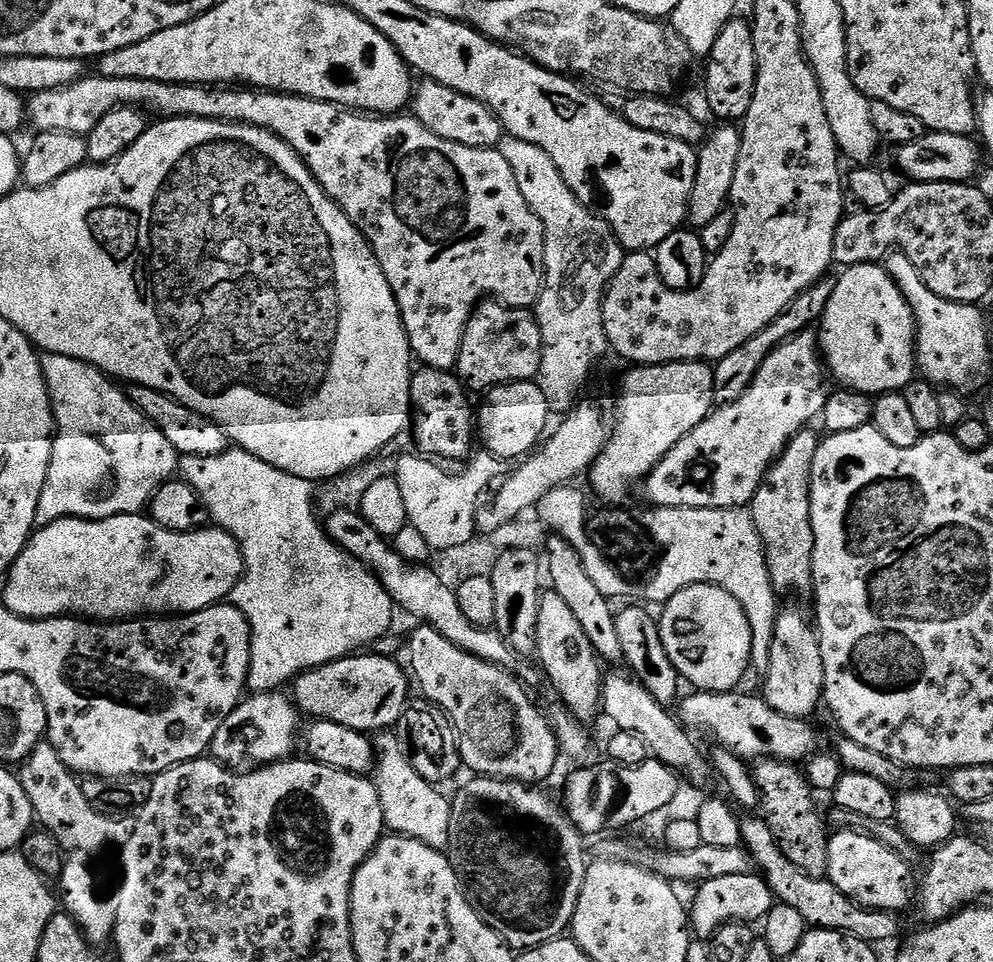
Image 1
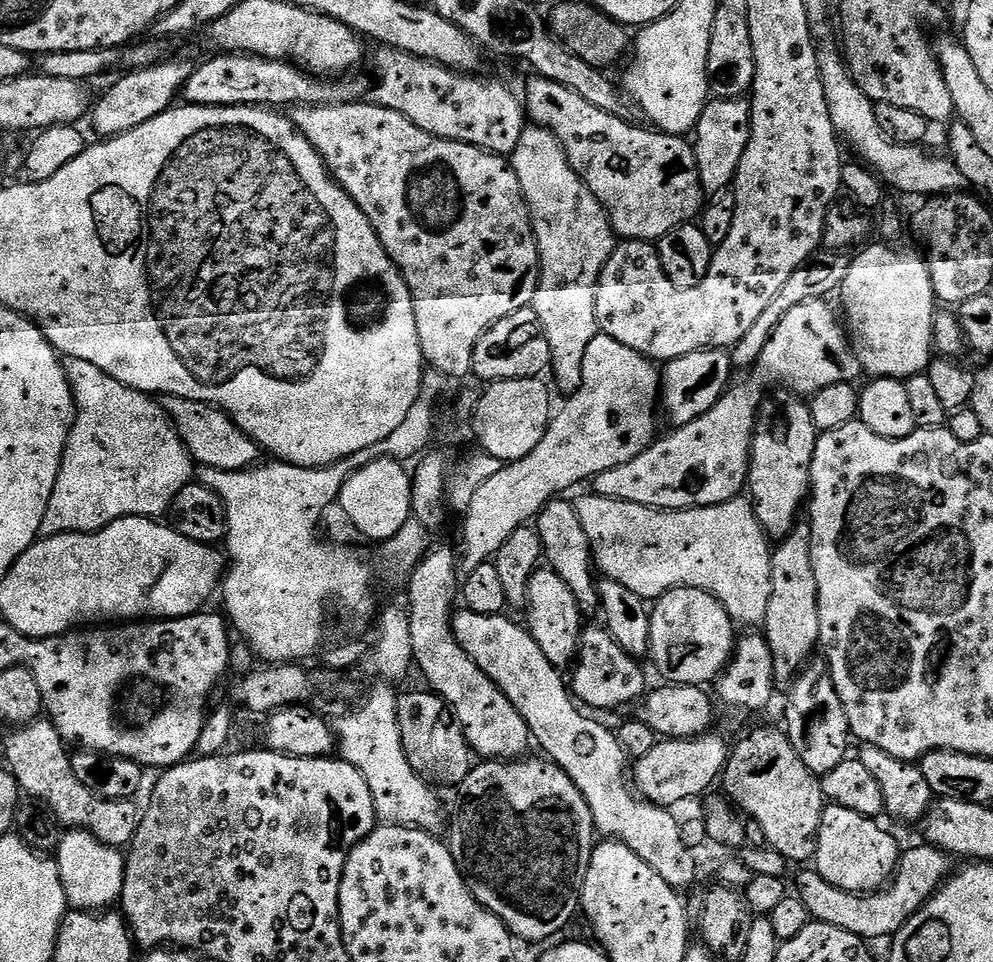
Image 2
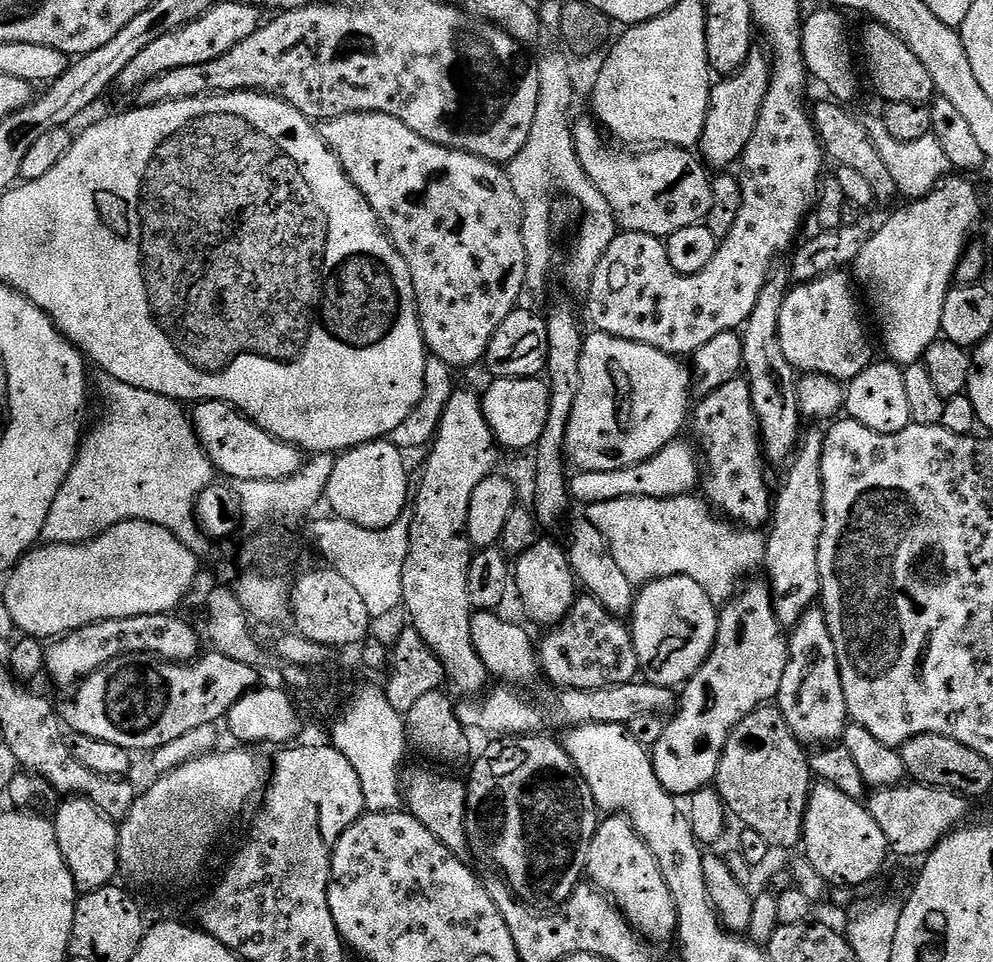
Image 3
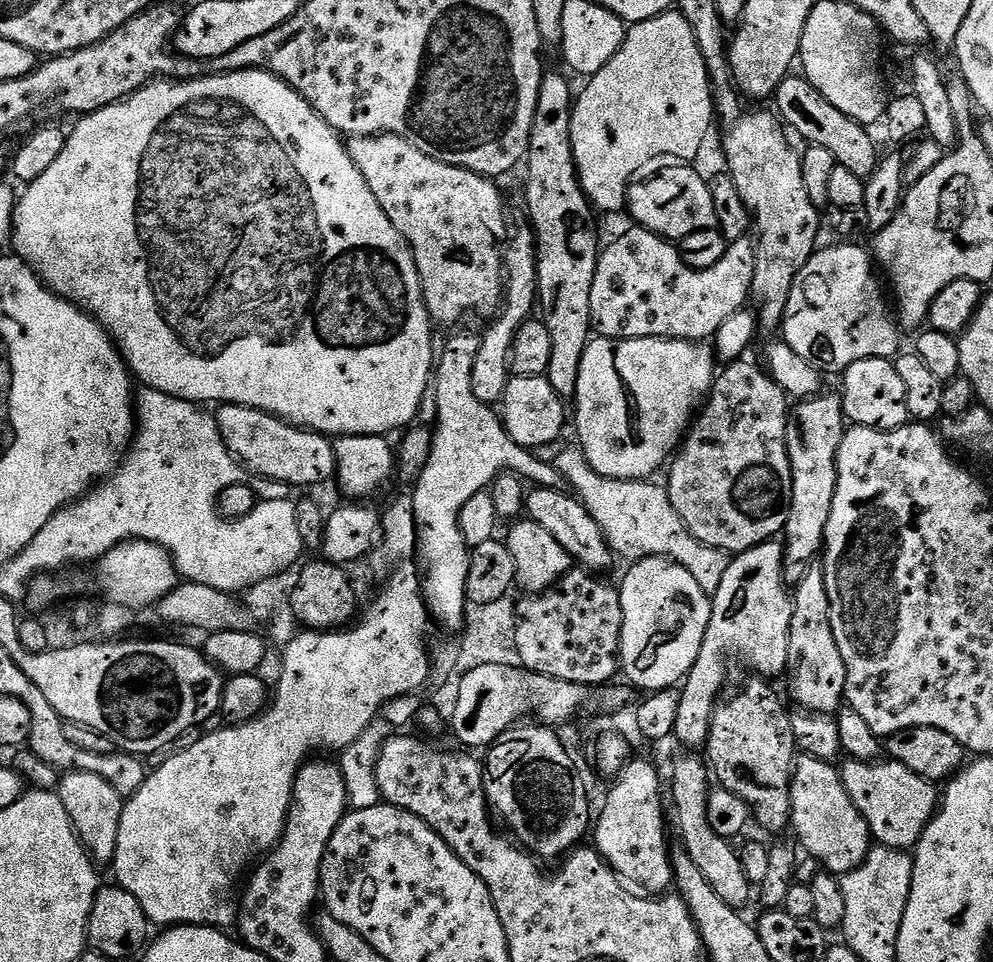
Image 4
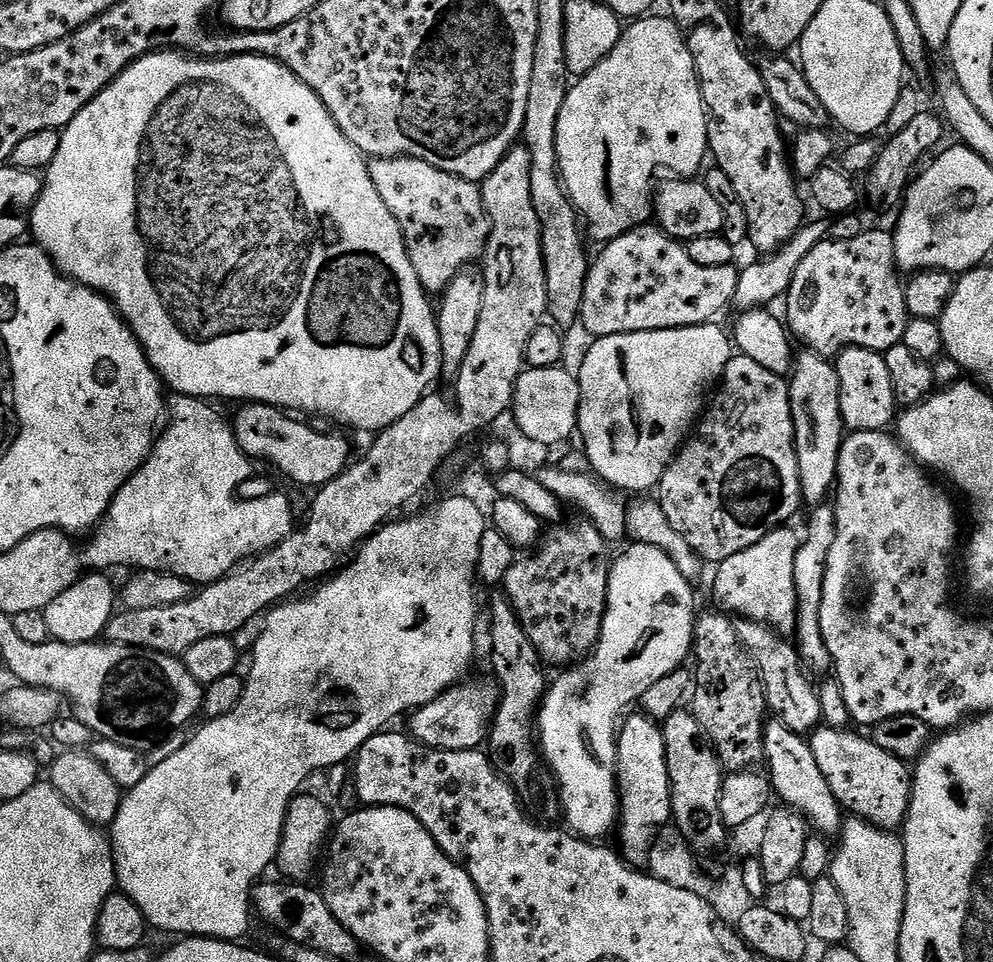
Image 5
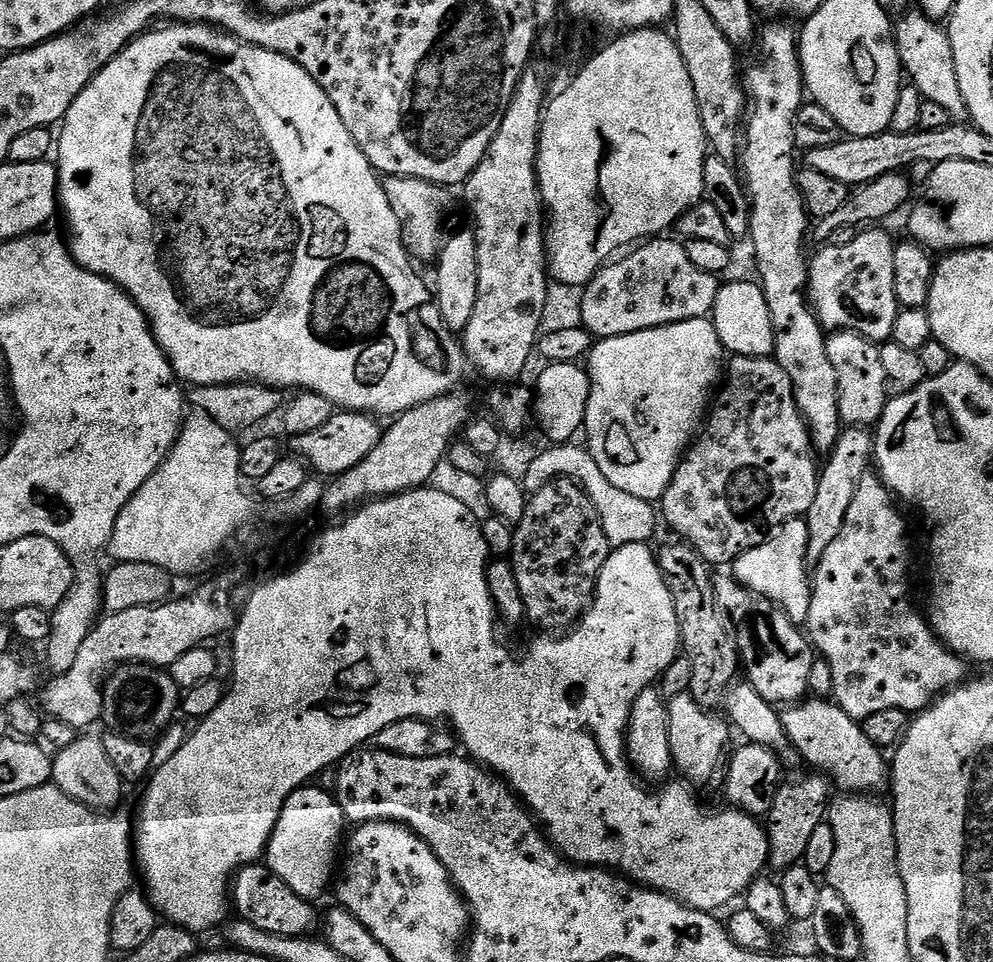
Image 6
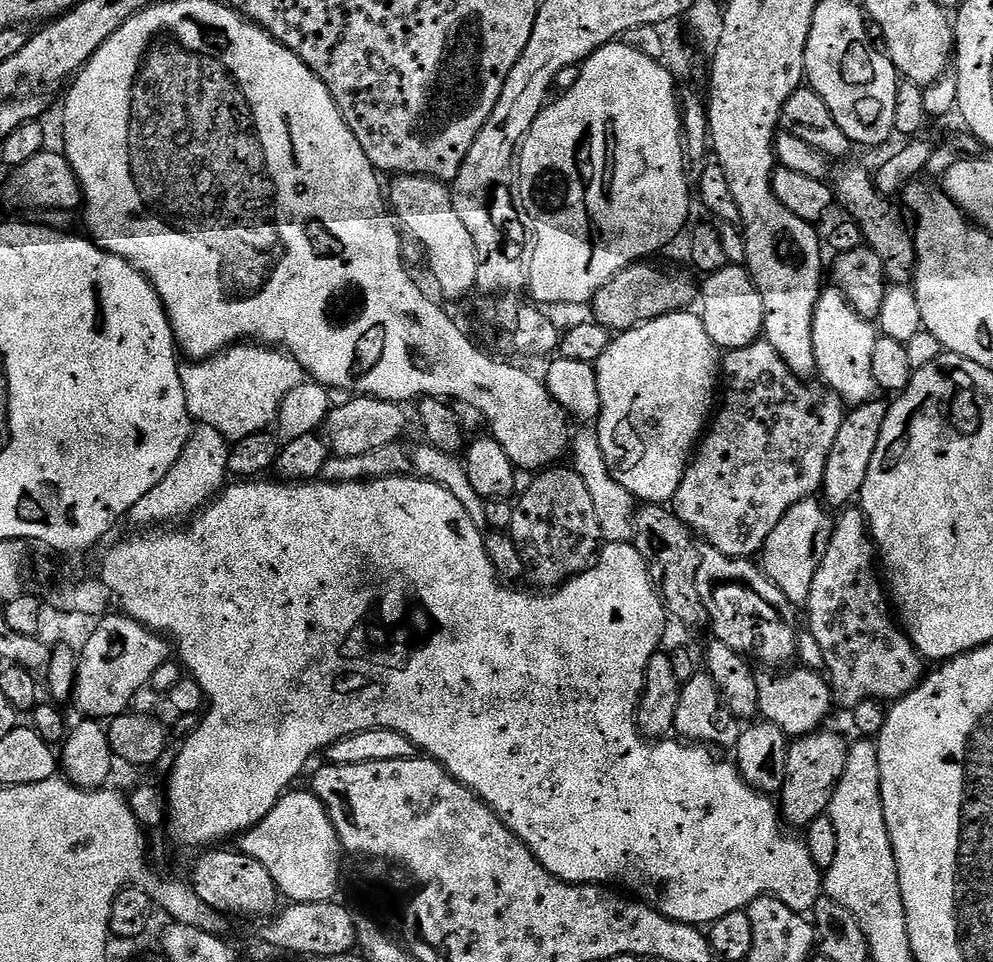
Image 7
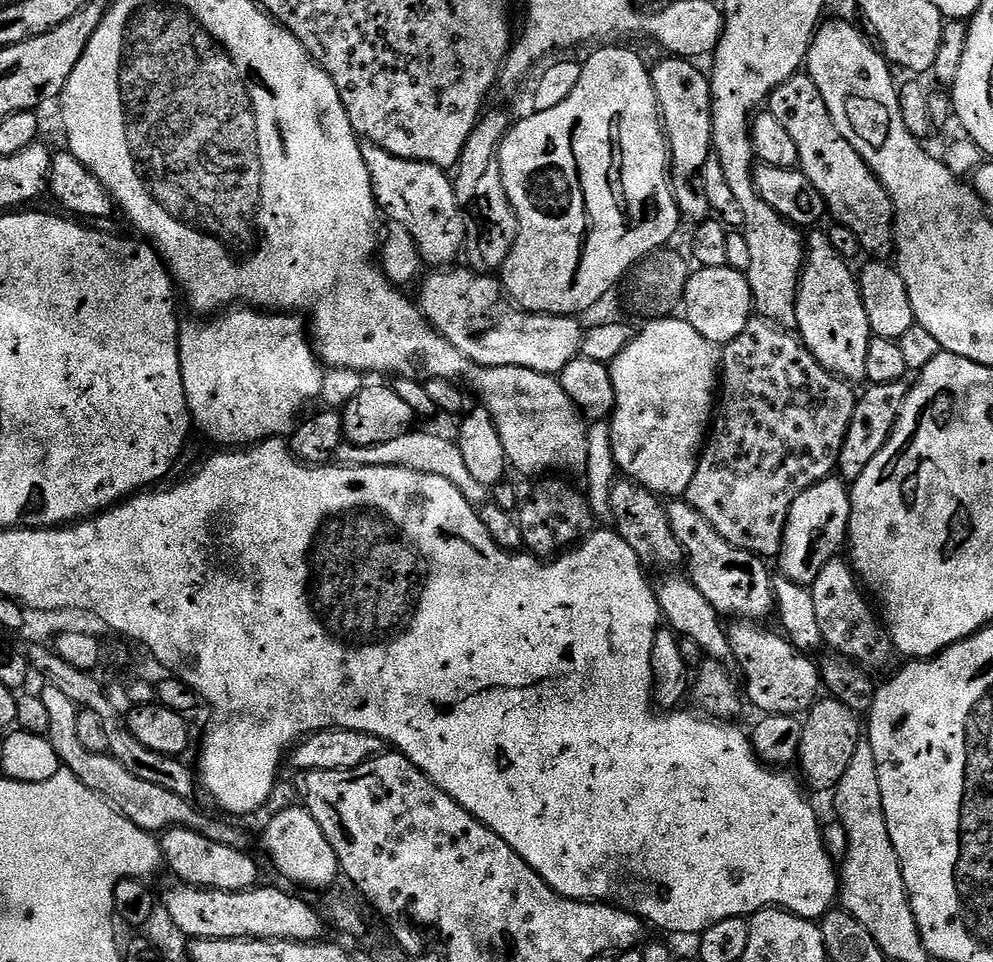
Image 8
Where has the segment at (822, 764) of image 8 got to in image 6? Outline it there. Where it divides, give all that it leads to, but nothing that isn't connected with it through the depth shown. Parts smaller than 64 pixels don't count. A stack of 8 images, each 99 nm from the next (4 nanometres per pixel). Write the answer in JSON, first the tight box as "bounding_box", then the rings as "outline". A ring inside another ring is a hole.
{"bounding_box":[766,774,830,874],"outline":[[[808,774],[812,776],[796,776],[793,780],[785,779],[776,791],[774,806],[770,806],[766,817],[768,833],[768,863],[767,867],[773,873],[783,874],[790,868],[797,867],[800,860],[808,852],[812,839],[816,836],[820,824],[825,823],[830,795],[830,781],[823,774]]]}

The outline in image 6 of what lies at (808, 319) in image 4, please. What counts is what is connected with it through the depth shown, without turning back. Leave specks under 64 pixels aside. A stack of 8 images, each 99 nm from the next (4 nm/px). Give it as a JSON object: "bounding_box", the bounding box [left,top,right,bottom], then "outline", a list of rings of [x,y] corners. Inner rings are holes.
{"bounding_box":[808,226,902,342],"outline":[[[880,226],[861,231],[851,244],[836,246],[828,244],[821,247],[817,256],[811,257],[808,266],[808,302],[820,327],[829,333],[856,332],[873,342],[891,341],[894,334],[894,322],[898,322],[898,314],[902,310],[898,298],[894,294],[894,274],[896,273],[896,242]]]}

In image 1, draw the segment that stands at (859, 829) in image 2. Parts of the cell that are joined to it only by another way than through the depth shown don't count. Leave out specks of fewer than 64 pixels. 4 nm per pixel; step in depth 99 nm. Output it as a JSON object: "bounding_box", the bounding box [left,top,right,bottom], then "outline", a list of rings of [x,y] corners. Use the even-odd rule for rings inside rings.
{"bounding_box":[827,830,918,914],"outline":[[[836,830],[828,837],[828,853],[830,854],[830,866],[828,867],[827,879],[832,881],[842,894],[852,897],[856,903],[864,908],[873,908],[875,912],[891,912],[900,914],[903,908],[913,907],[914,893],[918,884],[912,881],[912,868],[905,857],[899,856],[890,846],[870,838],[865,832],[854,832],[851,830]]]}

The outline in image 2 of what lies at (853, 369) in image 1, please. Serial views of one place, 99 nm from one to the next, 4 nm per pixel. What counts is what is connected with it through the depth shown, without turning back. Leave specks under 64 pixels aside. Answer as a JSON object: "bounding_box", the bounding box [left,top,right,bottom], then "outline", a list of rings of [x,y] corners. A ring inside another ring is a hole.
{"bounding_box":[838,242,938,381],"outline":[[[883,242],[875,243],[869,243],[860,250],[865,252],[857,251],[852,256],[852,265],[838,291],[838,298],[844,303],[842,320],[846,325],[846,335],[852,345],[852,353],[869,377],[885,376],[891,380],[905,381],[909,376],[927,373],[928,365],[934,359],[932,335],[938,311],[938,299],[934,283],[931,281],[928,261],[921,253],[919,256],[916,252],[899,252],[899,247],[889,246]]]}

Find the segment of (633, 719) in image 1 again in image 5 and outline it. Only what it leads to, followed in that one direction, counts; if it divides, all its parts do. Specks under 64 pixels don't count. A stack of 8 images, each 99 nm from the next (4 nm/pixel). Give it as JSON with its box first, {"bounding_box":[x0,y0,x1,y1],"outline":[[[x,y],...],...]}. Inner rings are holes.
{"bounding_box":[502,518,610,670],"outline":[[[585,518],[561,523],[552,533],[541,539],[535,550],[521,555],[510,566],[502,585],[503,595],[507,596],[520,619],[526,638],[534,644],[534,650],[549,669],[567,670],[582,660],[588,659],[600,641],[602,622],[608,605],[608,573],[610,571],[610,544],[604,540],[592,521]]]}

